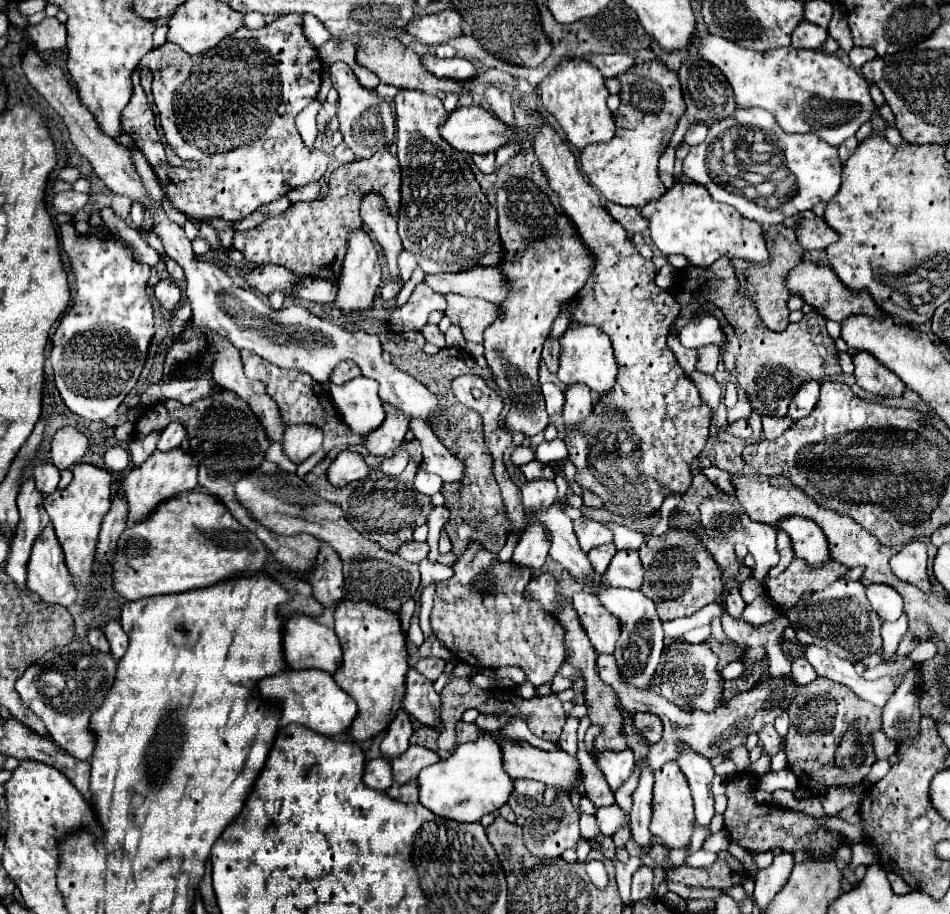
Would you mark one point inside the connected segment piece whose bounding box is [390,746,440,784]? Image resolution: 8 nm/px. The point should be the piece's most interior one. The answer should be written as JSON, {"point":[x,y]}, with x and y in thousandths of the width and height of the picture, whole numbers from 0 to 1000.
{"point":[427,840]}

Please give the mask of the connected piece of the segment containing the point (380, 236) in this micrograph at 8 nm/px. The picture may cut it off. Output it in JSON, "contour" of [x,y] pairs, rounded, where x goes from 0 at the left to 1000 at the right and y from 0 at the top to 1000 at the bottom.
{"contour":[[[387,212],[387,217],[383,217],[379,225],[379,236],[383,249],[392,256],[392,260],[404,276],[411,302],[419,304],[419,280],[423,276],[423,263],[417,252],[417,239],[408,234],[408,228],[404,228],[404,221],[400,221],[396,212]]]}

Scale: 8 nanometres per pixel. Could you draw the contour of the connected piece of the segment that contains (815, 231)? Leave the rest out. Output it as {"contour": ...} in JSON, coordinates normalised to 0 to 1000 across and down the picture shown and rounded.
{"contour":[[[855,230],[846,234],[838,234],[825,243],[827,247],[836,249],[840,265],[846,274],[867,274],[876,265],[882,263],[882,254],[876,252],[867,239],[861,239]]]}

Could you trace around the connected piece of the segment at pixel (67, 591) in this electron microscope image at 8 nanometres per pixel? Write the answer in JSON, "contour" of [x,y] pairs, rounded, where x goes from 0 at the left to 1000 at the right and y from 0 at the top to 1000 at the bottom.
{"contour":[[[51,573],[36,591],[29,613],[27,643],[38,648],[46,659],[63,661],[67,665],[80,656],[80,641],[76,641],[76,635],[72,632],[67,606],[63,593],[59,593],[55,573]]]}

